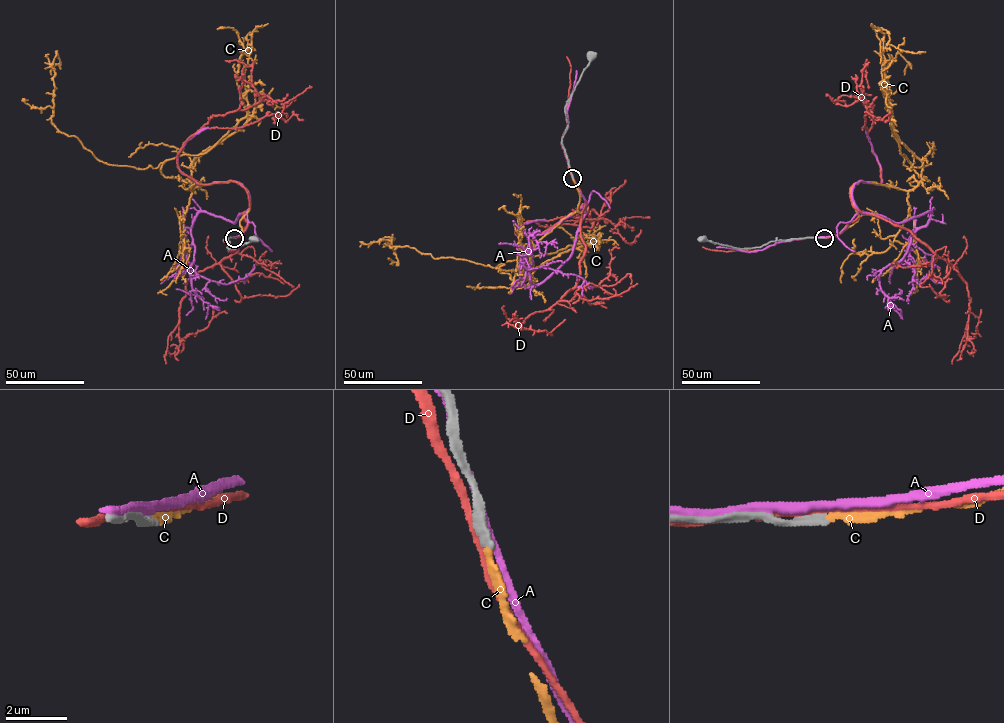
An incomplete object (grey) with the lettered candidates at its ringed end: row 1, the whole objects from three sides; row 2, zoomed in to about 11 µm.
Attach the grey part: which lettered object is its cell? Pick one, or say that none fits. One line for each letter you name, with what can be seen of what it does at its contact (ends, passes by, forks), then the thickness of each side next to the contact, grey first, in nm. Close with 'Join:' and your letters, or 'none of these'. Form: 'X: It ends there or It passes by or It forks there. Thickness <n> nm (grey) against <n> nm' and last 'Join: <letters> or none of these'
C: It ends there. Thickness 240 nm (grey) against 200 nm
Join: C

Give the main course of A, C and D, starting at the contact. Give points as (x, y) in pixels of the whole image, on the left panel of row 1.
A: (234, 237), (247, 212), (232, 222), (200, 211), (184, 229), (188, 263), (225, 284), (254, 264)
C: (234, 238), (244, 187), (192, 190), (162, 163), (99, 161), (51, 121), (56, 52), (51, 74)
D: (234, 237), (248, 225), (246, 190), (200, 184), (177, 157), (211, 118), (261, 100), (252, 66), (242, 88)

